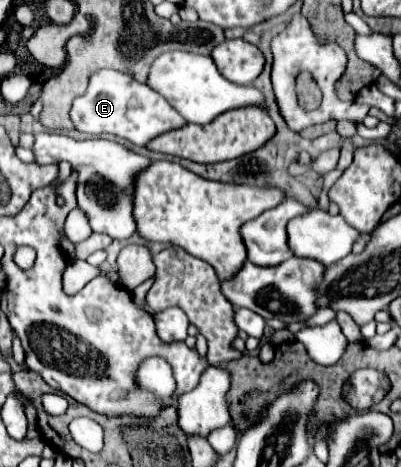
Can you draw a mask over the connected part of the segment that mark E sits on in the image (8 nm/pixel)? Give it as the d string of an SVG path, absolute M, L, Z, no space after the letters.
M96 70L96 74L88 78L88 90L82 98L72 102L70 118L78 132L90 136L112 134L136 146L146 146L152 138L186 124L186 120L158 92L116 70Z

